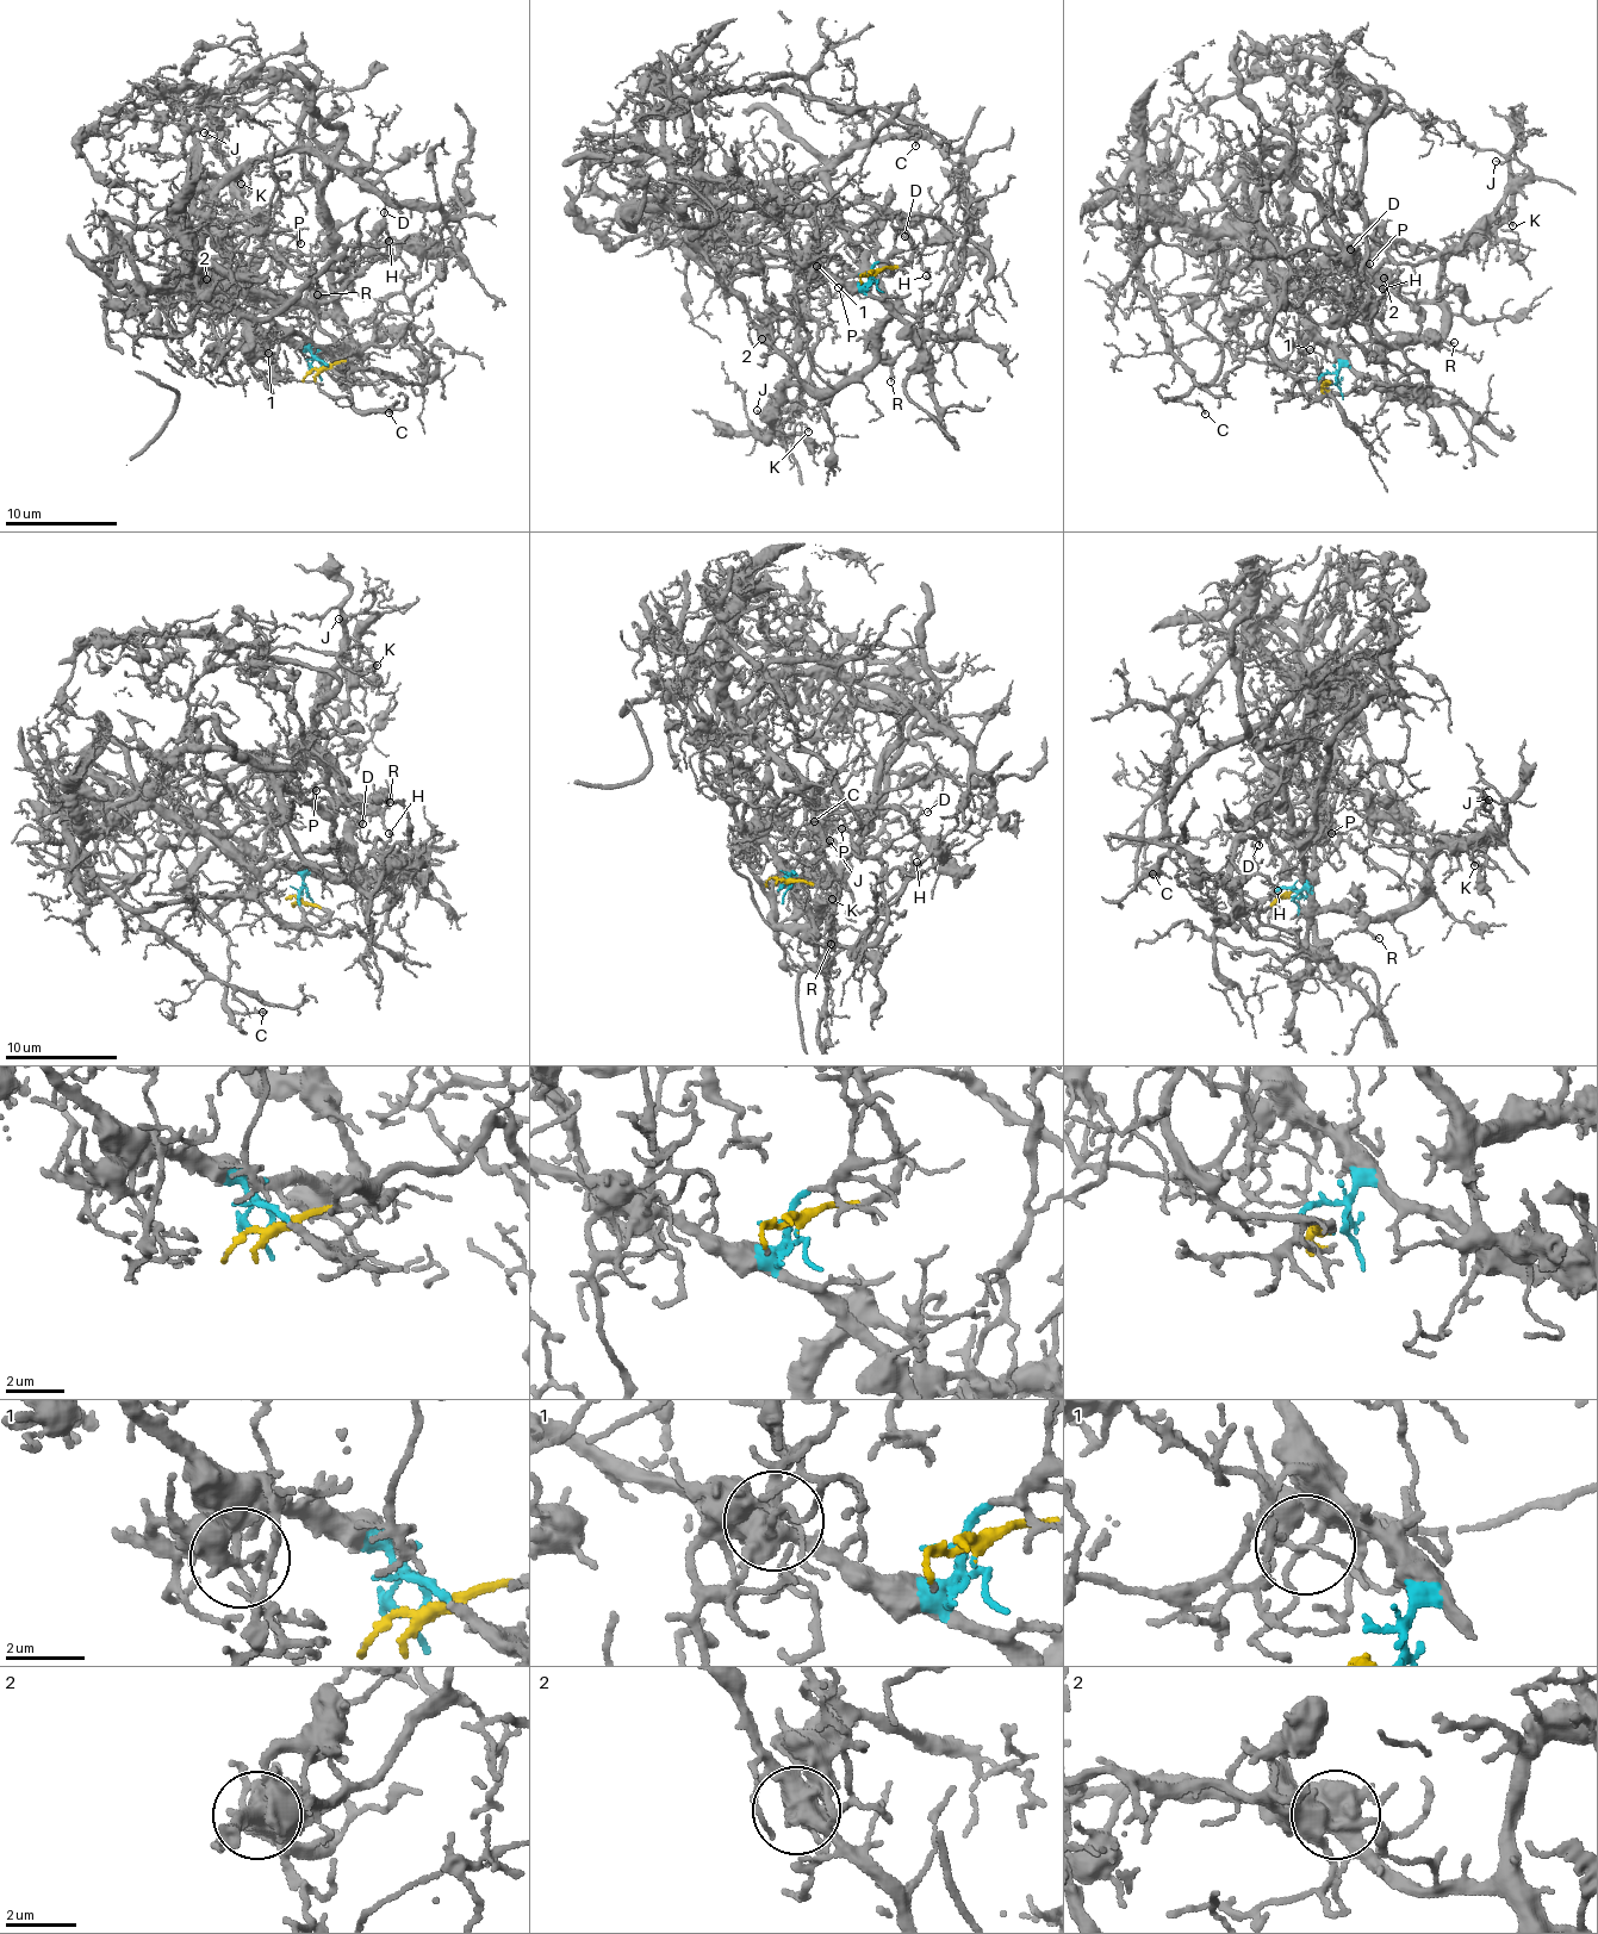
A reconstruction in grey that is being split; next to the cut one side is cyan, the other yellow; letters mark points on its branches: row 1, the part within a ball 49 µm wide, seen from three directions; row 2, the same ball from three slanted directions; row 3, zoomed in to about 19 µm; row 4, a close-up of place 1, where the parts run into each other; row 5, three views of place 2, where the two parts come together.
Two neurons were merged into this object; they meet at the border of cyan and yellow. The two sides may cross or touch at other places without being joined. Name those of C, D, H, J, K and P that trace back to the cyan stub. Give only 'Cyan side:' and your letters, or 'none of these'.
Cyan side: C, J, K, P

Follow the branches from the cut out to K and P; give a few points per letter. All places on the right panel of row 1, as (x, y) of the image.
K: (1331, 385), (1337, 360), (1294, 273), (1429, 261), (1504, 205), (1512, 227)
P: (1331, 385), (1337, 360), (1294, 273), (1313, 265), (1325, 280), (1335, 262), (1370, 265)

